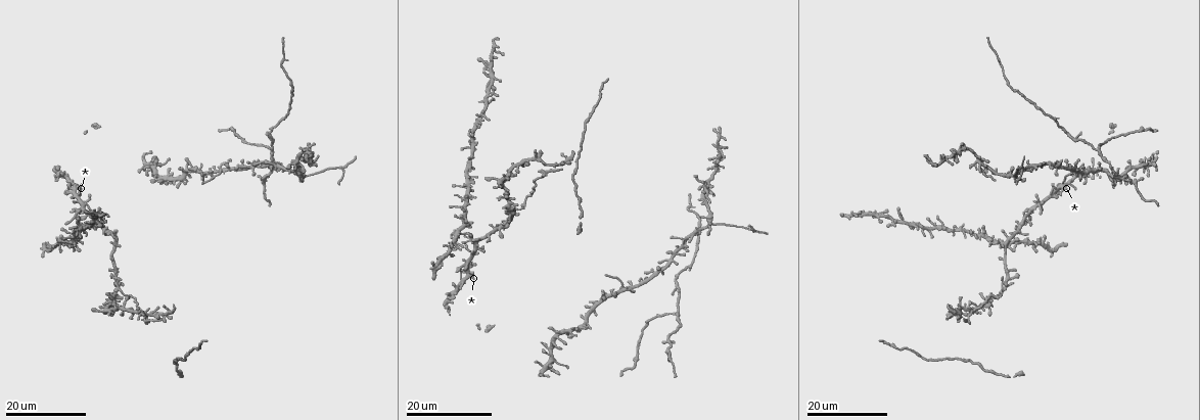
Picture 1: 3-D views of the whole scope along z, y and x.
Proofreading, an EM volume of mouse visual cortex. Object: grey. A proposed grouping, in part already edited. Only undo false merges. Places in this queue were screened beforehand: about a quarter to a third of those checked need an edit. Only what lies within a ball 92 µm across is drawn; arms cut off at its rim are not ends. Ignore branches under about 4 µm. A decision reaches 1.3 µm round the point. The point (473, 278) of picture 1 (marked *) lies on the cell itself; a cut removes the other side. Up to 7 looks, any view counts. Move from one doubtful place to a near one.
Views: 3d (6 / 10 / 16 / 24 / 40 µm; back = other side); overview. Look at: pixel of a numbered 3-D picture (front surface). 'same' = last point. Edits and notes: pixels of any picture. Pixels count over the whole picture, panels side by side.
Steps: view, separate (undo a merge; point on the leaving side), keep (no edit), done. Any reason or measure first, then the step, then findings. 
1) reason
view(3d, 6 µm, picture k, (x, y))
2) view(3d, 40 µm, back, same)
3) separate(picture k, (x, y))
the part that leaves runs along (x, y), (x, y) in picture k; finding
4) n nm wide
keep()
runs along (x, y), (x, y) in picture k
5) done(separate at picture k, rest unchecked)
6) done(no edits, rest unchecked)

arms run side by side
view(3d, 16 µm, picture 1, (486, 103))

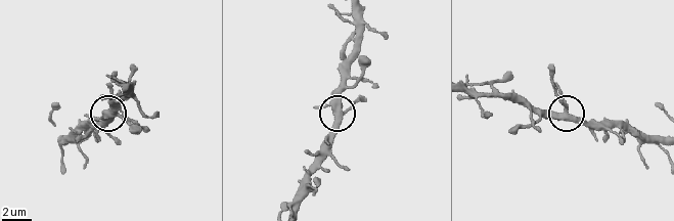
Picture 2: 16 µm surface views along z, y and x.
view(3d, 10 µm, picture 2, (564, 114))

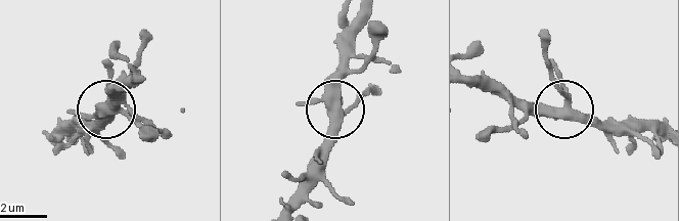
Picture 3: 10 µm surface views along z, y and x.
keep()
runs along (297, 202), (335, 109), (365, 96) in picture 3; continuous, no second cell

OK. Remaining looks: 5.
view(3d, 16 µm, picture 1, (958, 359))

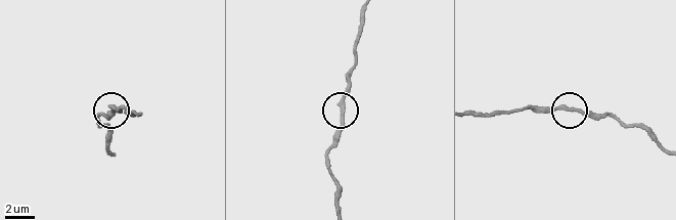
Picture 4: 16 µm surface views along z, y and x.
closer look
view(3d, 6 µm, picture 4, (342, 106))

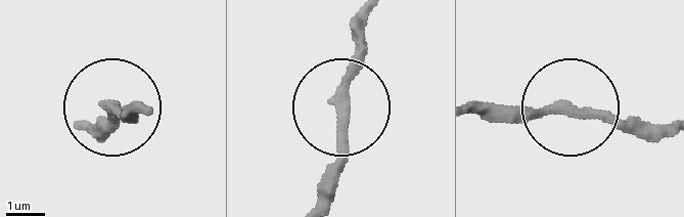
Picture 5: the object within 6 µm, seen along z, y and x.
keep()
all the same cell

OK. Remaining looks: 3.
view(3d, 24 µm, picture 1, (117, 286))

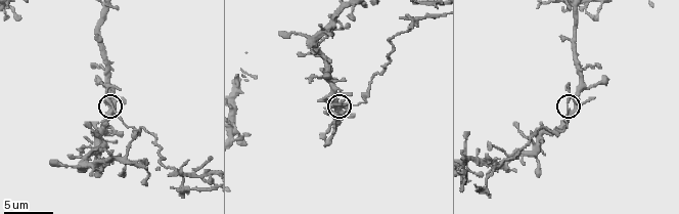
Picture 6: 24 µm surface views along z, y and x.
view(3d, 6 µm, picture 6, (114, 112))

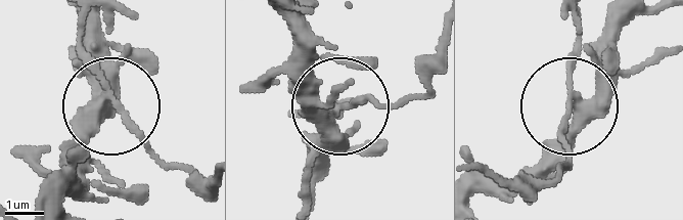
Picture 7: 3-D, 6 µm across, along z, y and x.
330 nm wide
separate(picture 7, (79, 43))
the part that leaves runs along (104, 97), (205, 182) in picture 7; a second cell is stuck on

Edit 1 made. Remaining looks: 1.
done(separate at picture 7, rest unchecked)

